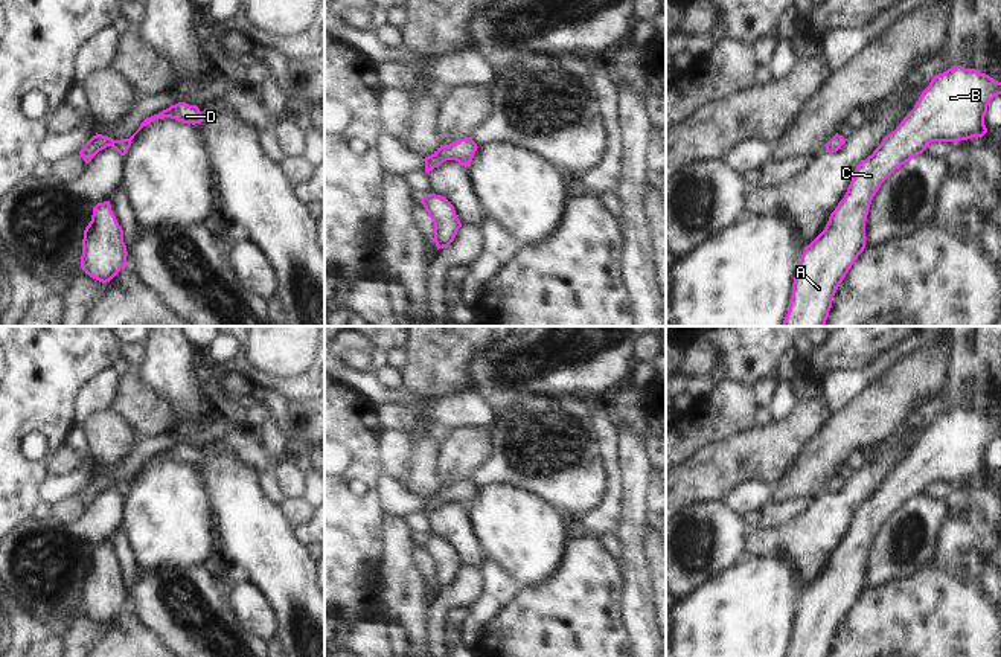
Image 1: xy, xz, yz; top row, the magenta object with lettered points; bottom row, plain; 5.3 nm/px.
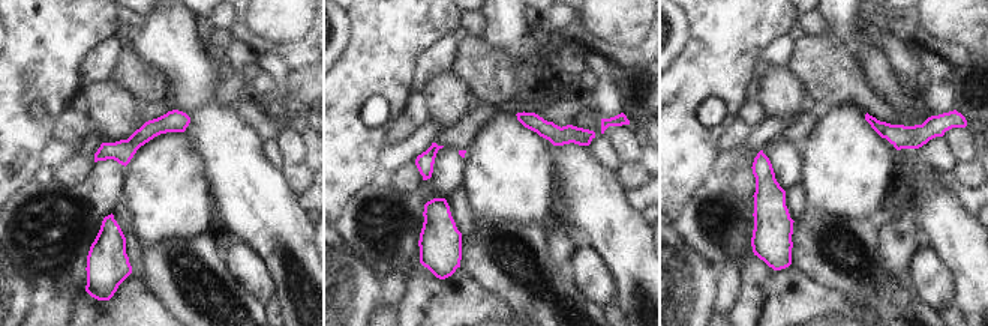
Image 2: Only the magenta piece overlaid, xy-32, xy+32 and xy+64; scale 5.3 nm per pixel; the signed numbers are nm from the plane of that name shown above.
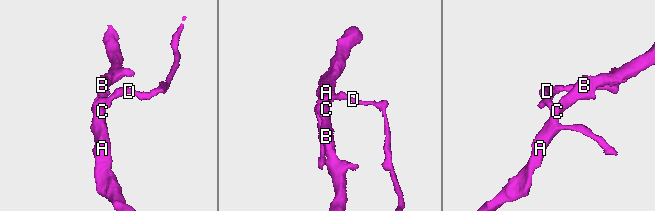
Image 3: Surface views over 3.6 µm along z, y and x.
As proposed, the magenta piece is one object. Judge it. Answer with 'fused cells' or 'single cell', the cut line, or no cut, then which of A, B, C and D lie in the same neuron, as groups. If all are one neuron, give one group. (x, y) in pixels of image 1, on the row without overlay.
single cell | no cut | A B C D

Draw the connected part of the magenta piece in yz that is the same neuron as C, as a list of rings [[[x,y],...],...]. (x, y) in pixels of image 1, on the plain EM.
[[[954,407],[931,421],[900,466],[856,508],[847,534],[830,555],[824,572],[804,588],[786,657],[829,657],[839,625],[865,590],[865,562],[881,526],[902,506],[922,495],[931,483],[983,479],[987,474],[984,466],[987,447],[998,436],[1001,436],[1001,424],[975,410]]]

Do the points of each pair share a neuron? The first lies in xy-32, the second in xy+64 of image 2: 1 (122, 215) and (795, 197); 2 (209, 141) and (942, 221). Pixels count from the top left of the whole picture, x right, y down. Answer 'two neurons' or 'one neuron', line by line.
1: one neuron
2: one neuron

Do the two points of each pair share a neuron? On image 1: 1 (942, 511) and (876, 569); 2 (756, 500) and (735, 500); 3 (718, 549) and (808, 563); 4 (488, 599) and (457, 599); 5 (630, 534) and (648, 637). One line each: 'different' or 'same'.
1: same
2: same
3: different
4: different
5: same

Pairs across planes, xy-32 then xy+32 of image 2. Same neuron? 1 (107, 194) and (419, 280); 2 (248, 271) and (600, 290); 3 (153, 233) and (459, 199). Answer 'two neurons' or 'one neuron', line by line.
1: two neurons
2: one neuron
3: two neurons

